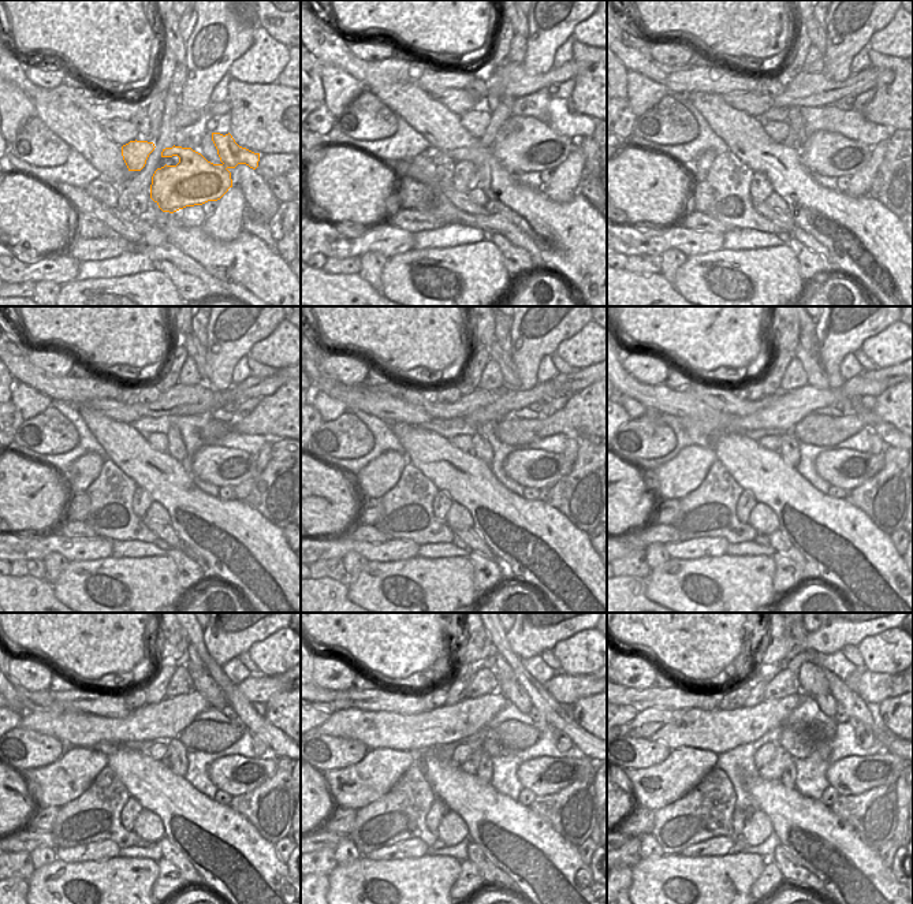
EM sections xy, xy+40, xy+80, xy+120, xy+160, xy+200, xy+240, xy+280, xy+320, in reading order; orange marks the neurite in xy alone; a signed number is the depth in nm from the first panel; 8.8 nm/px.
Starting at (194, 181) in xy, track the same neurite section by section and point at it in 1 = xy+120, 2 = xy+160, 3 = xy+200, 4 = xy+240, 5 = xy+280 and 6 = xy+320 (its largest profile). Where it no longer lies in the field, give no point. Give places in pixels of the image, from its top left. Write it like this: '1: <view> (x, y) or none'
1: xy+120 (222, 467)
2: xy+160 (536, 468)
3: xy+200 (845, 468)
4: xy+240 (234, 774)
5: xy+280 (543, 776)
6: xy+320 (853, 774)

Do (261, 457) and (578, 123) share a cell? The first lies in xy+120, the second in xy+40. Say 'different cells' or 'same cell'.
different cells

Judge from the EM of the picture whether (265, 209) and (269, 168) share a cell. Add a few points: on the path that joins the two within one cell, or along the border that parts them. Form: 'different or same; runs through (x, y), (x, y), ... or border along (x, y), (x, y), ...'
same; runs through (261, 200), (261, 178)

